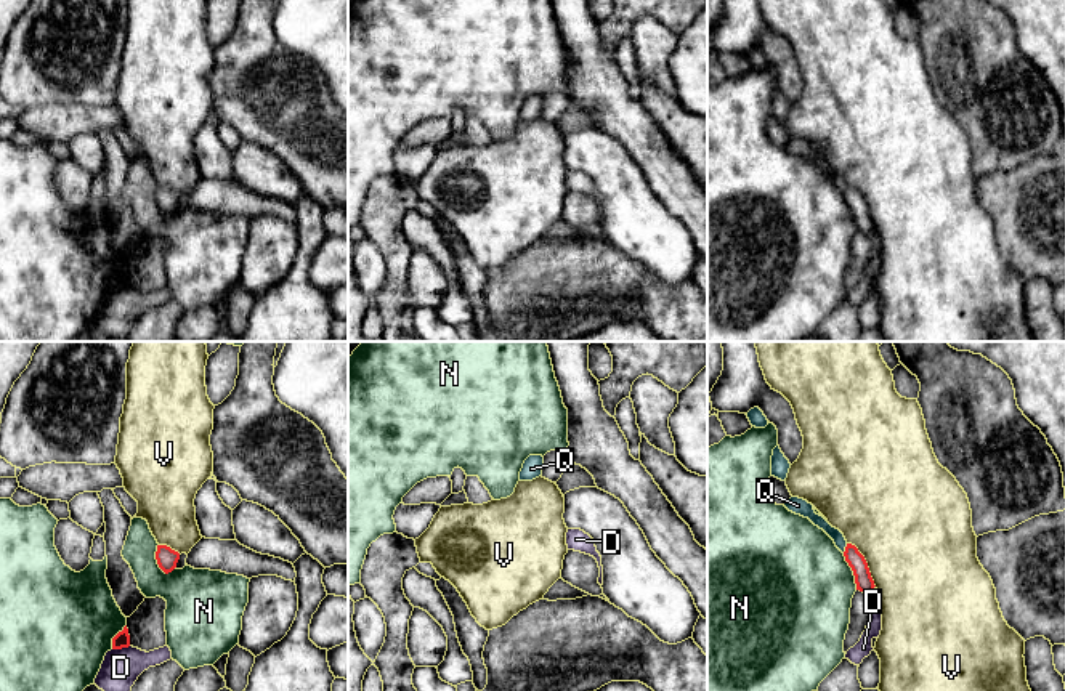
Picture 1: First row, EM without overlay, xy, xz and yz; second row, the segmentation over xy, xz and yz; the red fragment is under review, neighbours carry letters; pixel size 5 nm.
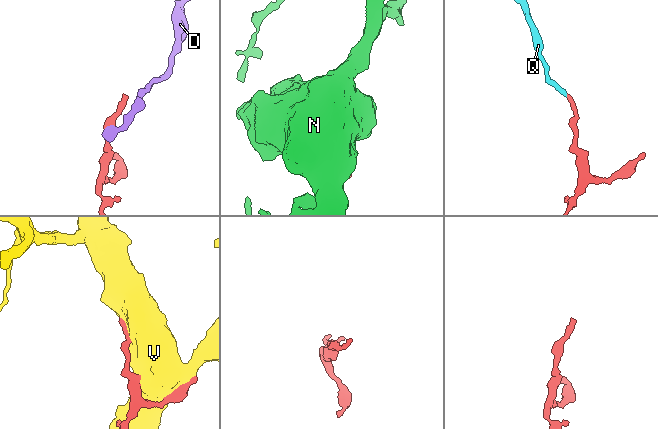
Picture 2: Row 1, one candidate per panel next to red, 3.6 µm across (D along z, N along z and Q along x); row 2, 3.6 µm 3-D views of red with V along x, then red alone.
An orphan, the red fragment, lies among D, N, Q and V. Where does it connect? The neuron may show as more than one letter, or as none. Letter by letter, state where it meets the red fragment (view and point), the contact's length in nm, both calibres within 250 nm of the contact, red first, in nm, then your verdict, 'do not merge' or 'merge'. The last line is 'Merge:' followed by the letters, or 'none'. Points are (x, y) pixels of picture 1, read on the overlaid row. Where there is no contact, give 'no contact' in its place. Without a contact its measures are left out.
D: contact xy (121, 648); length 90 nm; calibres 80 and 190 nm; do not merge
N: contact xy (156, 558); length 170 nm; calibres 110 and 260 nm; do not merge
Q: contact yz (846, 549); length 50 nm; calibres 90 and 60 nm; merge
V: contact yz (866, 563); length 260 nm; calibres 90 and 500 nm; do not merge
Merge: Q

